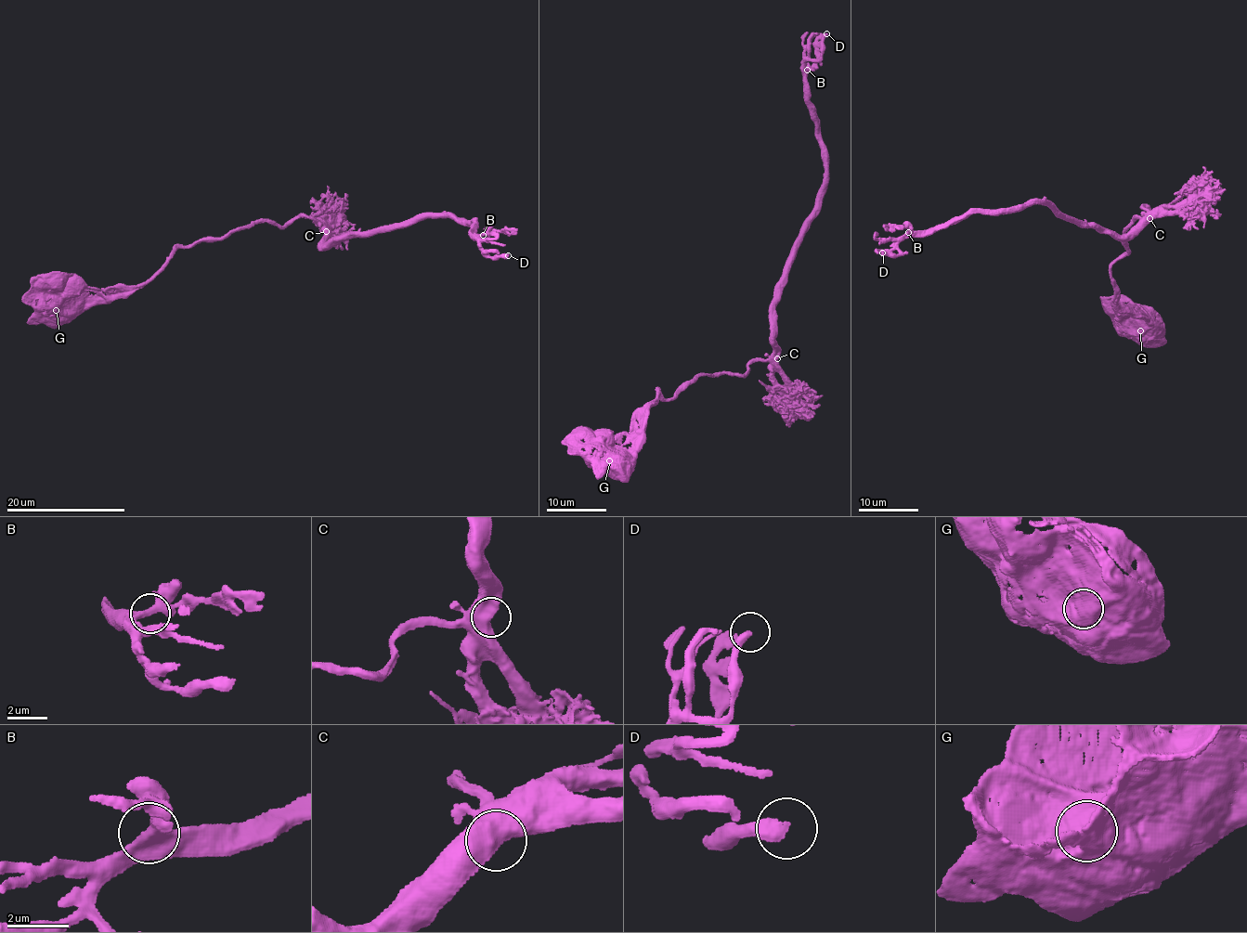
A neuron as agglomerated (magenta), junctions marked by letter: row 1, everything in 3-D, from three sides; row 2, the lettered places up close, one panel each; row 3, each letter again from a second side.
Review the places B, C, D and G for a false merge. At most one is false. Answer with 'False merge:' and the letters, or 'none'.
False merge: none

